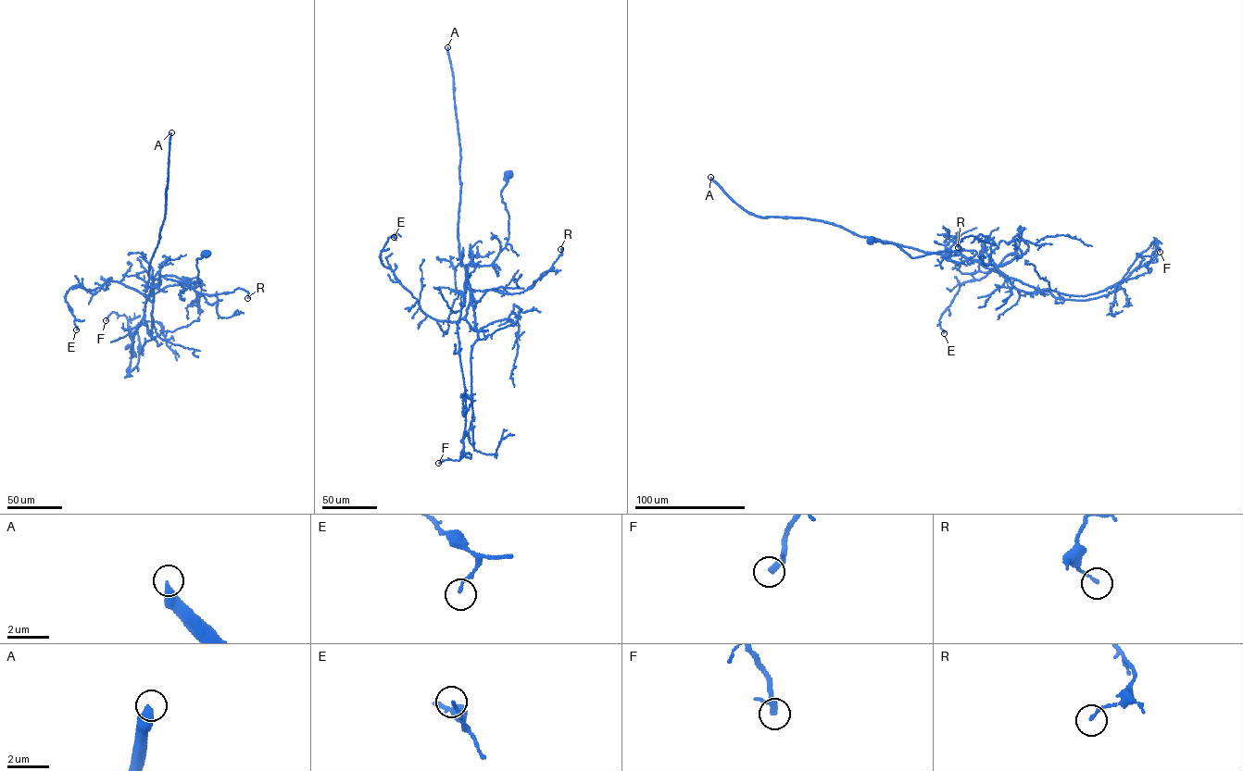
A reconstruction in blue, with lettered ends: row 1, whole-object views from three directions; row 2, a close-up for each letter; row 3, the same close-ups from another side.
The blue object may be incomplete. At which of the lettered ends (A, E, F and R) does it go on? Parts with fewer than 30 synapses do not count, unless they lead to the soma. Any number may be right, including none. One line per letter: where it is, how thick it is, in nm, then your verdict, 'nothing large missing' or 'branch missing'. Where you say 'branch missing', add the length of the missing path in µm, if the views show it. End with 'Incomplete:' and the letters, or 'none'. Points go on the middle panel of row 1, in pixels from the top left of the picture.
A: (447, 47) | 420 nm | branch missing | 450 µm
E: (394, 237) | 110 nm | nothing large missing
F: (438, 463) | 200 nm | nothing large missing
R: (560, 249) | 130 nm | nothing large missing
Incomplete: A

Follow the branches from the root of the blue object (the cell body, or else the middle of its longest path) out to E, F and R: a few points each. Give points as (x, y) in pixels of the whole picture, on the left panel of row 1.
E: (207, 253), (196, 260), (199, 283), (157, 272), (152, 302), (112, 280), (73, 286), (65, 300), (76, 329)
F: (207, 253), (196, 260), (199, 283), (156, 273), (132, 334), (132, 356), (127, 317), (112, 312), (106, 320)
R: (207, 253), (196, 260), (199, 283), (157, 272), (151, 289), (173, 276), (200, 292), (238, 288), (247, 298)

